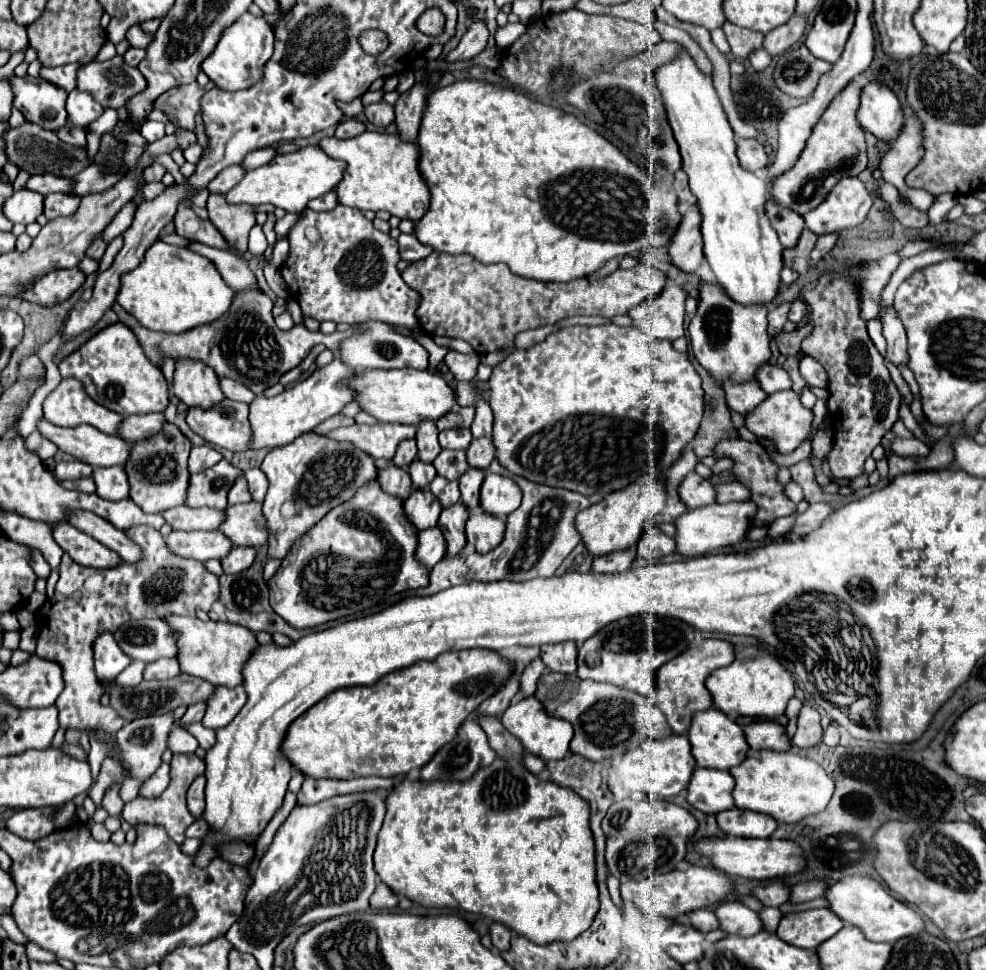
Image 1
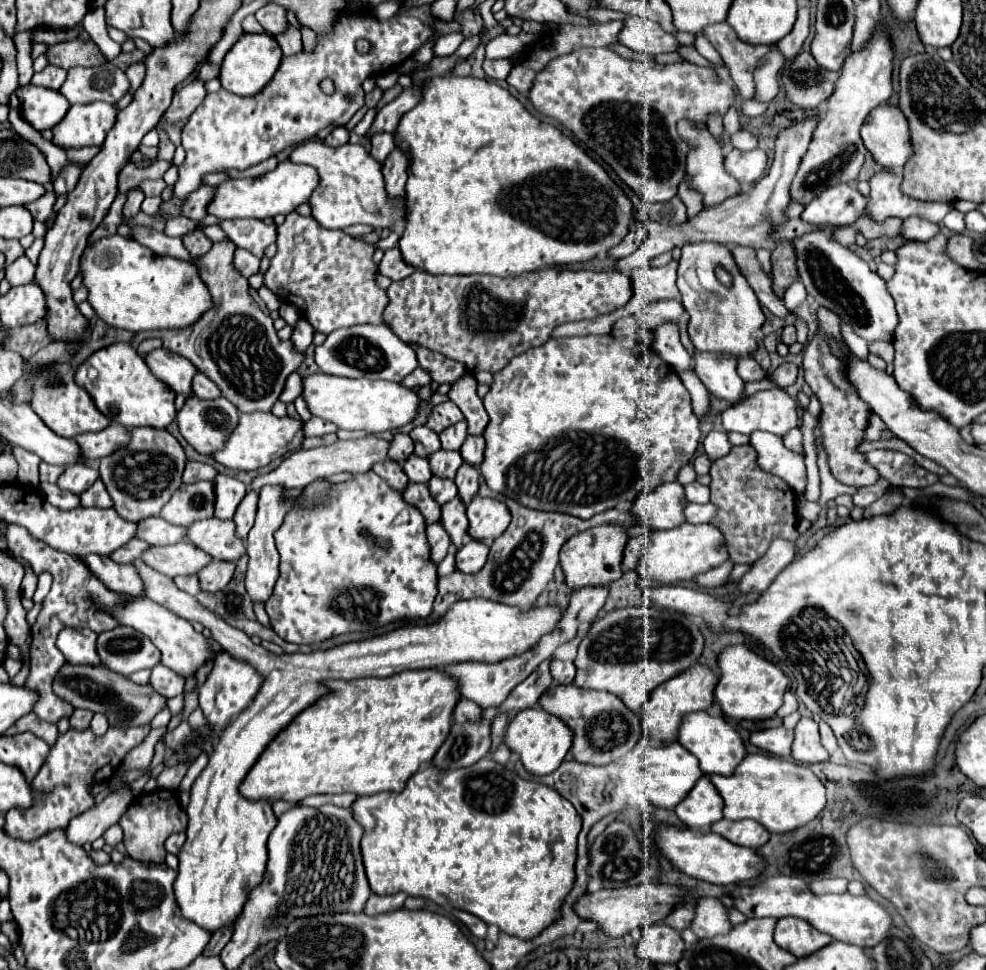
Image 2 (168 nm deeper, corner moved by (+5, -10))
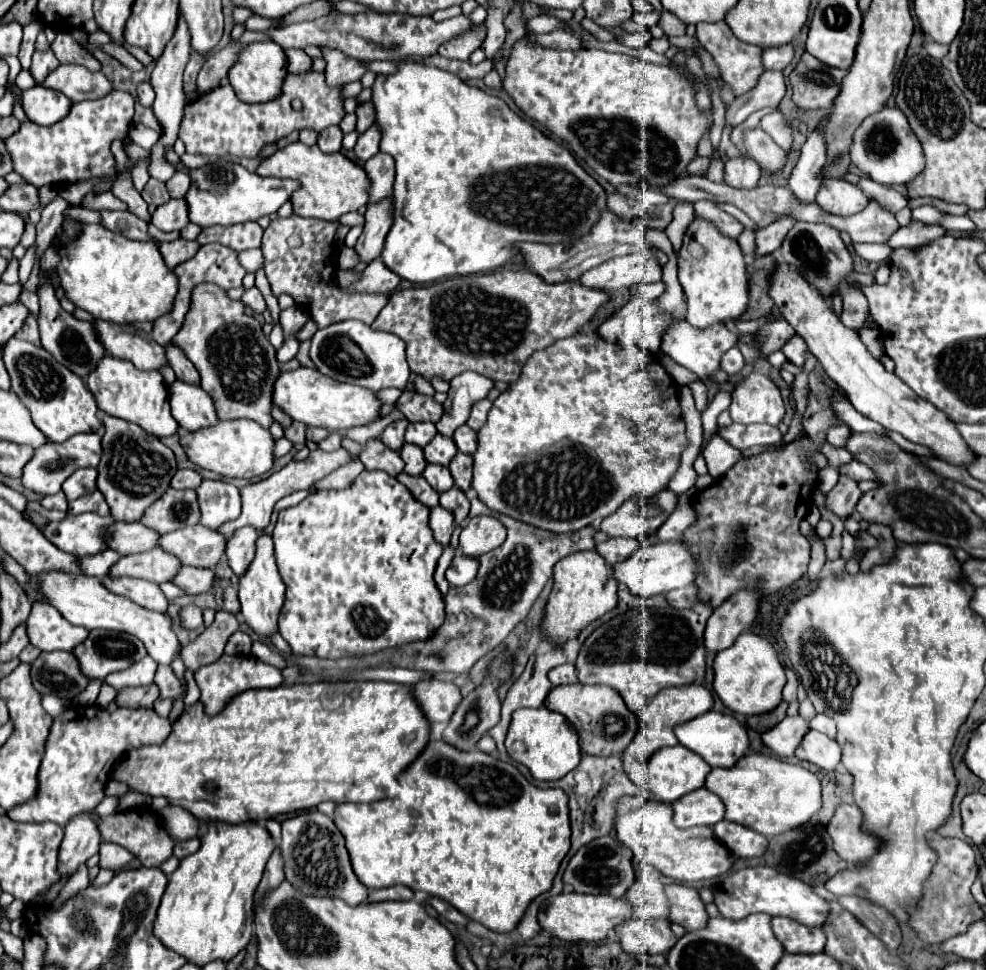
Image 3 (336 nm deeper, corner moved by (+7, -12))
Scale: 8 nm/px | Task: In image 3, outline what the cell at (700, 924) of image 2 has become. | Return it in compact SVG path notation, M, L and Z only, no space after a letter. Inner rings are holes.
M670 883L670 885L664 885L664 893L666 893L666 903L670 907L668 919L672 923L682 925L686 931L702 929L702 925L706 925L708 913L696 889L678 885L678 883Z

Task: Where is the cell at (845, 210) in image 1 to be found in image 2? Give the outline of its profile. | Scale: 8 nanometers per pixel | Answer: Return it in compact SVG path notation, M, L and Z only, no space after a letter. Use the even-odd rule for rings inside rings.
M834 185L822 191L800 215L802 221L814 225L852 225L864 211L866 197L860 195L852 185Z

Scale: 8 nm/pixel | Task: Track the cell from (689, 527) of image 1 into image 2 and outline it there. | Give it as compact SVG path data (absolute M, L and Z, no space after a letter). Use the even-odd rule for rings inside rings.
M684 523L680 527L668 529L668 531L654 531L650 547L642 551L642 561L638 567L638 573L644 579L656 579L664 585L668 583L680 583L686 579L692 579L700 573L706 573L720 563L728 561L728 545L718 527L712 523Z

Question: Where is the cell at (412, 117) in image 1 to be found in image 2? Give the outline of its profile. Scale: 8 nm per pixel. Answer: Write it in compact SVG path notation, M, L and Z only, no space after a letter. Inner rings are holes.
M398 145L394 147L392 155L386 157L384 161L384 181L386 189L392 193L392 197L404 195L404 185L406 185L406 167L408 167L408 155L402 151Z

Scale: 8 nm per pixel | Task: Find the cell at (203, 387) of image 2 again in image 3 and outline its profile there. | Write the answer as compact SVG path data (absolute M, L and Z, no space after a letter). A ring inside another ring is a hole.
M166 343L164 349L166 349L166 361L174 369L176 377L184 379L186 383L198 383L198 371L194 369L194 365L190 365L184 351L172 343Z

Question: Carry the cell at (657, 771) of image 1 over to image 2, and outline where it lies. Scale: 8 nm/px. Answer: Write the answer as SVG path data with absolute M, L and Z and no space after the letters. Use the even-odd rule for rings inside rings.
M672 743L666 747L638 747L630 753L628 763L620 771L620 781L624 789L638 791L650 797L652 805L674 809L688 791L696 785L696 781L702 777L702 771L698 767L698 759L688 753L680 743Z

